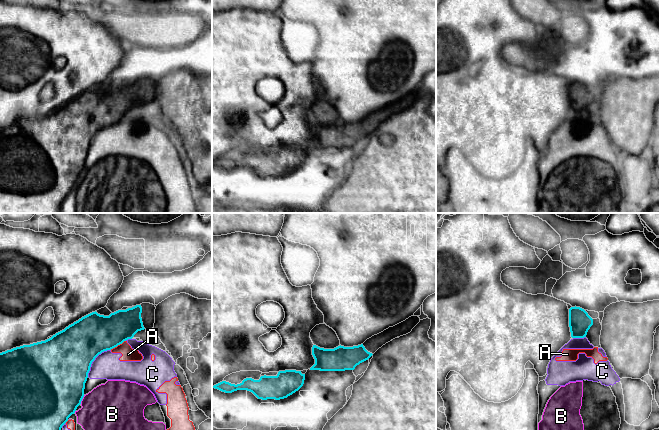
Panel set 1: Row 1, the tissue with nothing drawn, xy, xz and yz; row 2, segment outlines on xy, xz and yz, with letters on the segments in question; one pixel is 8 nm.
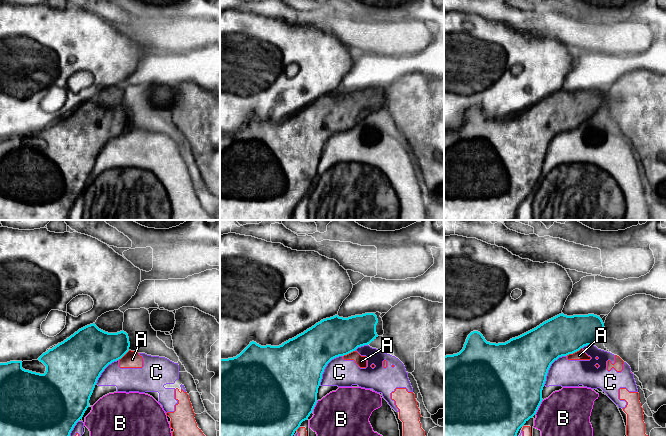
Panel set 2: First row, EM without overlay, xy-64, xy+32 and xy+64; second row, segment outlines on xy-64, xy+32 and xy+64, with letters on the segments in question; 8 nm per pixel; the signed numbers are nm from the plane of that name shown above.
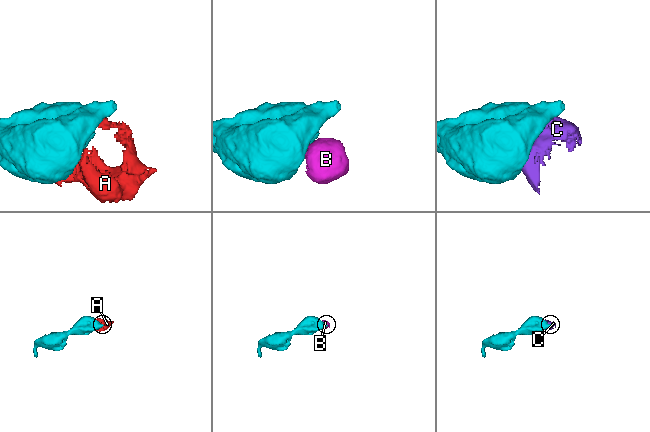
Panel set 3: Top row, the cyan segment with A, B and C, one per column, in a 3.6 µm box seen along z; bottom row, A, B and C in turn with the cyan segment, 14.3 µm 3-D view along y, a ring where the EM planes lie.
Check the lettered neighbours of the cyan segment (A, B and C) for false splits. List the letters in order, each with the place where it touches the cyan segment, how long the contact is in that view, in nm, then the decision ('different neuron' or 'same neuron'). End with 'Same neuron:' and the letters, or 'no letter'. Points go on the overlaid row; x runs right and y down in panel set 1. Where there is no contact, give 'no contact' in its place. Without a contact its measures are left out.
A: contact xy (117, 345); length 150 nm; different neuron
B: contact xy (82, 398); length 80 nm; different neuron
C: contact xy (94, 359); length 300 nm; different neuron
Same neuron: no letter

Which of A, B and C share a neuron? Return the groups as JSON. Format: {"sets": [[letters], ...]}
{"sets": [["A", "B", "C"]]}

